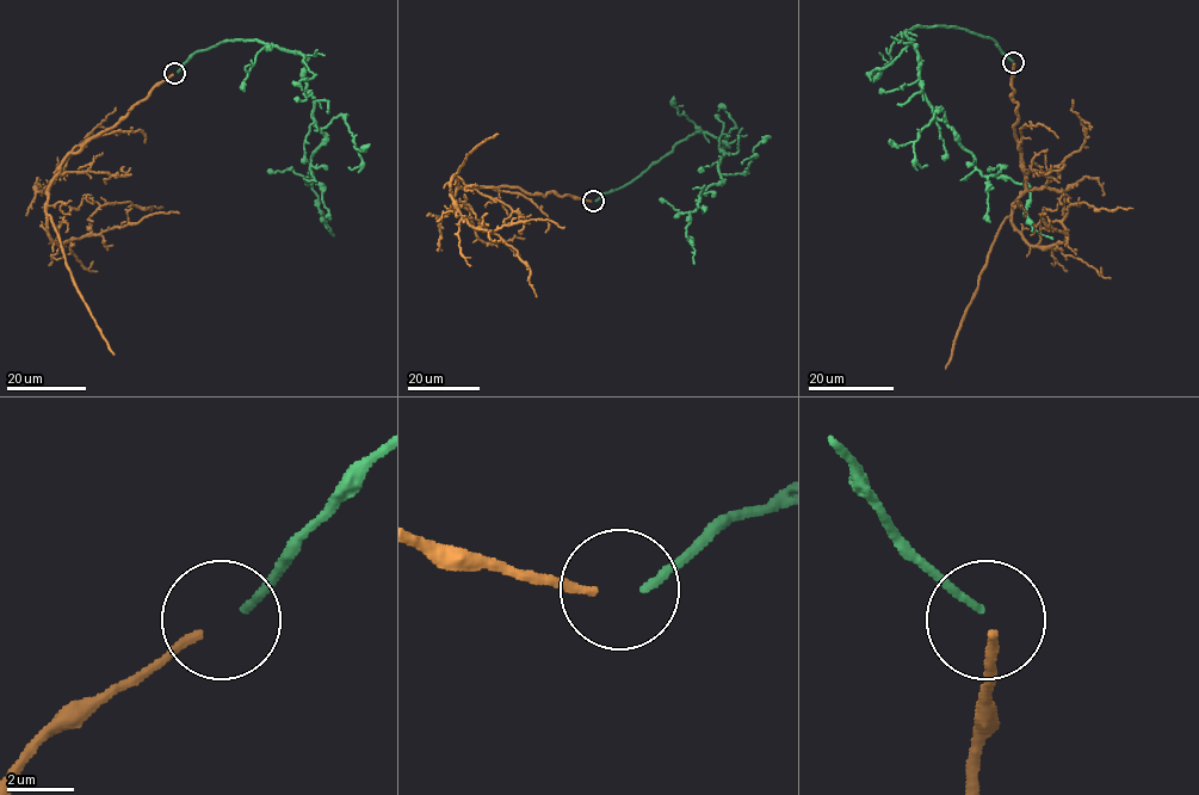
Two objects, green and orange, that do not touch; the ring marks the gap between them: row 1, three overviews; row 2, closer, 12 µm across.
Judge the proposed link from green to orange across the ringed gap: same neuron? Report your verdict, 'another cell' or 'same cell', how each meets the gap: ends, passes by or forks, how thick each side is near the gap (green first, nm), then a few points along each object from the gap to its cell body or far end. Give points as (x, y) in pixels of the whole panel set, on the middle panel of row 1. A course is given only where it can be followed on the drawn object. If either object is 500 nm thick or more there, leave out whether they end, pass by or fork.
same cell | green ends | orange ends | 240/240 nm | green via (594, 201), (697, 133), (723, 140), (721, 182), (699, 195), (690, 214), (686, 236), (694, 264) | orange via (591, 201), (508, 186), (459, 188), (452, 176), (456, 210), (517, 251), (537, 296)

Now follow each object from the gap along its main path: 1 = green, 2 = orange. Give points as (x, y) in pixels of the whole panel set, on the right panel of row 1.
1: (1012, 61), (990, 38), (956, 26), (906, 32), (933, 113), (983, 176), (1030, 188), (1027, 219), (1052, 239)
2: (1013, 63), (1025, 186), (1012, 226), (1031, 245), (1050, 247), (1065, 238), (1071, 204), (1132, 208)

